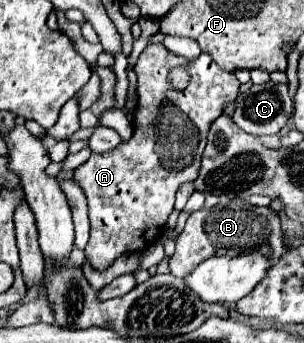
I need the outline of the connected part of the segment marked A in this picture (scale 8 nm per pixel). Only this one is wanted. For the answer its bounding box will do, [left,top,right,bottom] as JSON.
[74,45,240,271]

